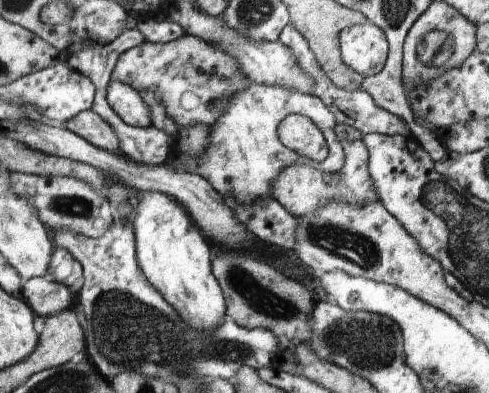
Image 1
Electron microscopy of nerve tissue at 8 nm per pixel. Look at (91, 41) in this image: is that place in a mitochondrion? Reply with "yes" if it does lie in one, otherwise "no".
no

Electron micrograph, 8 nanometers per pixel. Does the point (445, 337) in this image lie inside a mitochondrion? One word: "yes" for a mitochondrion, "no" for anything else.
no

